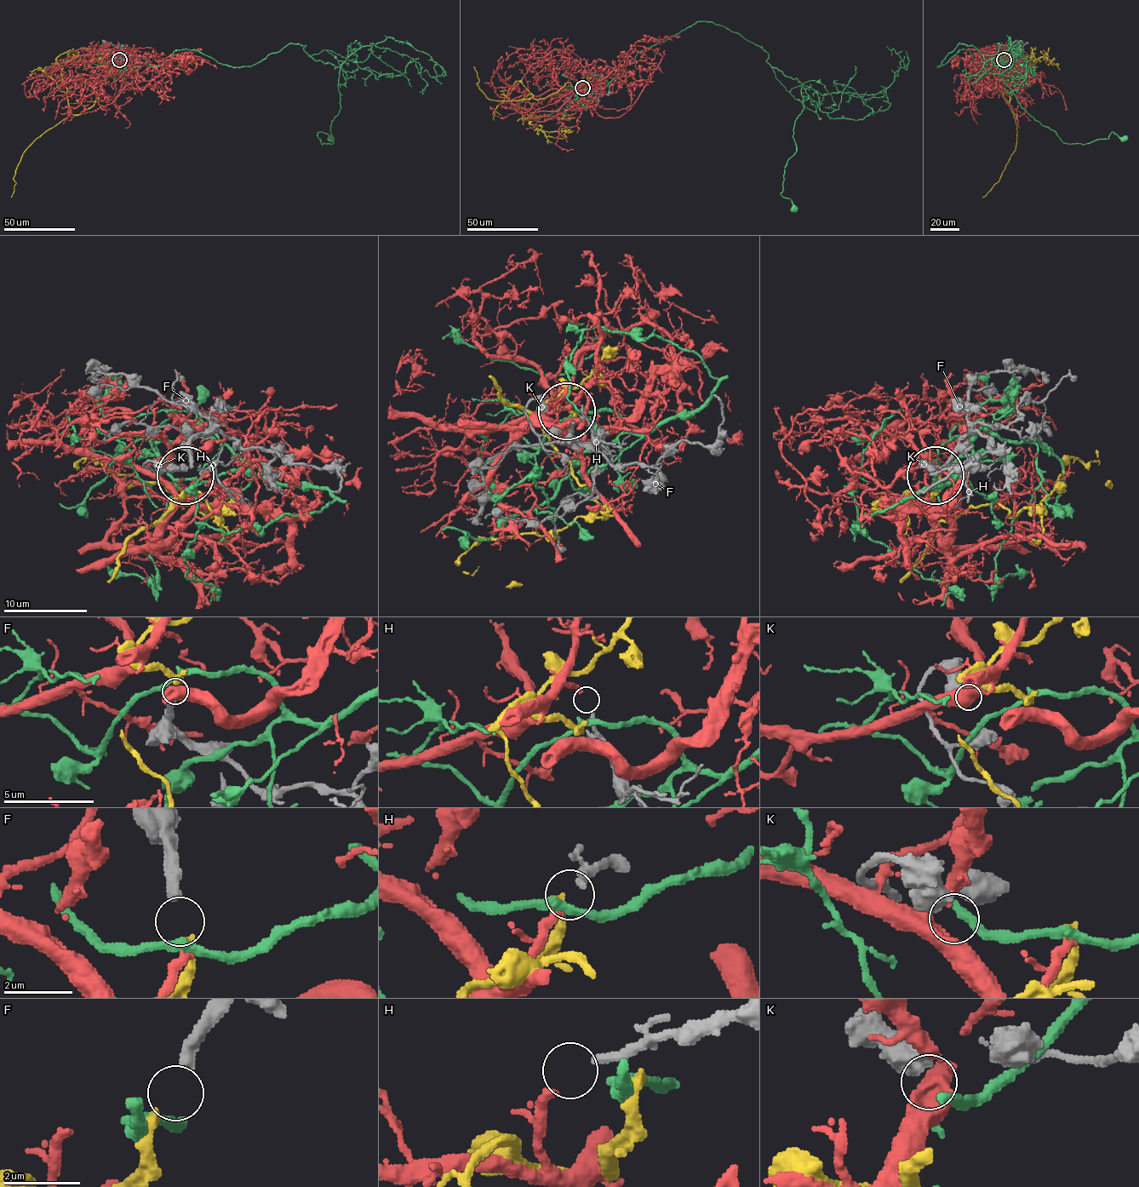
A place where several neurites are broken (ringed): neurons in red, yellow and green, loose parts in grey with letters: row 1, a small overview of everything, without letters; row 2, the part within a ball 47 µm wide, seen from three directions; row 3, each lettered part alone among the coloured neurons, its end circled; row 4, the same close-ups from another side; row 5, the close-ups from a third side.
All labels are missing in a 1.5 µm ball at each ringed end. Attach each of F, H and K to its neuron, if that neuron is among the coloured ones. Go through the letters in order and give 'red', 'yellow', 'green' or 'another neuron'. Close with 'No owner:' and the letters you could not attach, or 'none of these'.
F: yellow
H: red
K: another neuron
No owner: K

